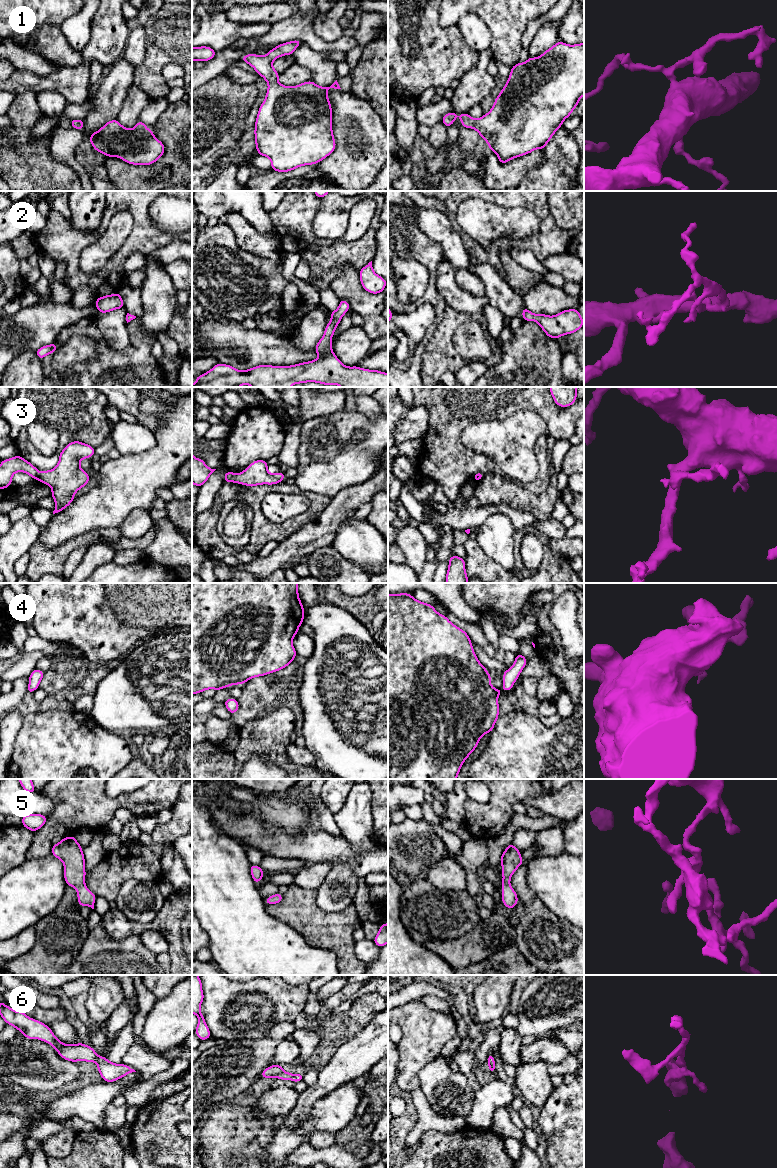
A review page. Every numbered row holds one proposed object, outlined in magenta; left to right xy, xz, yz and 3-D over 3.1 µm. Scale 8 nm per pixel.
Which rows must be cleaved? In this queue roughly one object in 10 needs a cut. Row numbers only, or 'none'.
none

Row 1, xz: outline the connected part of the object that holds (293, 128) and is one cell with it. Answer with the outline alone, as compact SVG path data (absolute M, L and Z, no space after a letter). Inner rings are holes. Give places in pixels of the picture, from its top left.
M293 40L276 46L264 56L247 54L240 59L252 66L268 83L266 97L255 122L254 140L258 155L268 157L271 169L282 173L317 164L332 154L336 147L332 107L327 92L330 88L341 89L337 80L330 87L318 86L312 80L297 86L284 86L278 82L279 73L272 66L275 59L292 55L301 43L301 40Z

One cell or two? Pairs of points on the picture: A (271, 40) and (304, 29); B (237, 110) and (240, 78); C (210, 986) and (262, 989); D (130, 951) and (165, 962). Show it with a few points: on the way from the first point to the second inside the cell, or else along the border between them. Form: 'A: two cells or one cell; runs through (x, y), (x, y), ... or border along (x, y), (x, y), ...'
A: one cell; runs through (279, 33), (289, 29), (296, 29)
B: two cells; border along (224, 72), (235, 82), (254, 84)
C: one cell; runs through (223, 988), (249, 988)
D: two cells; border along (156, 954), (156, 960), (159, 964)

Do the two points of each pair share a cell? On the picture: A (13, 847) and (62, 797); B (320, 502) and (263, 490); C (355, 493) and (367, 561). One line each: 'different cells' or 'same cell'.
A: different cells
B: same cell
C: different cells

